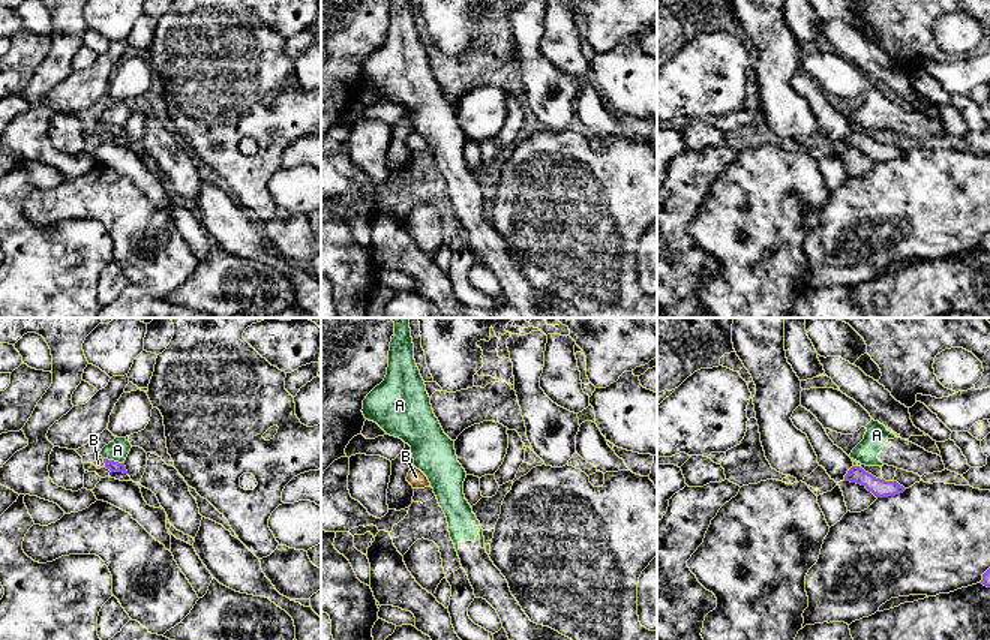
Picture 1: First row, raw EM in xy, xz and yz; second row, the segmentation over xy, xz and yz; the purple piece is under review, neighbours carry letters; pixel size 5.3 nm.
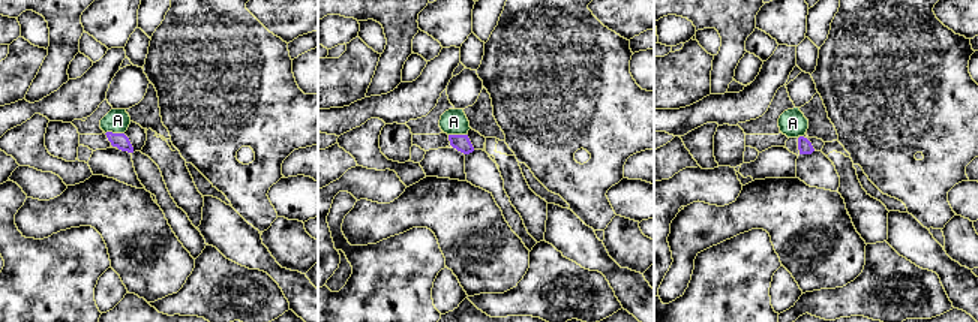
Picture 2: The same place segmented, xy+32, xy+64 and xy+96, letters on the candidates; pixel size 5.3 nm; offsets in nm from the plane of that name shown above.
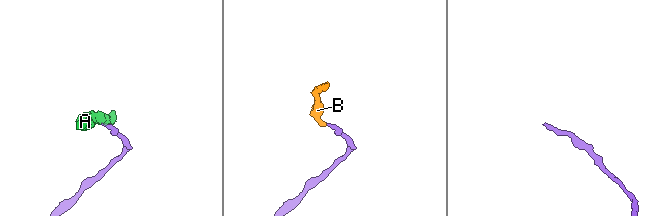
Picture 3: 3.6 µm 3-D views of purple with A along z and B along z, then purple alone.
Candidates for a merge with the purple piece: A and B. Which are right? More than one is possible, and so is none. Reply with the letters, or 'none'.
B

